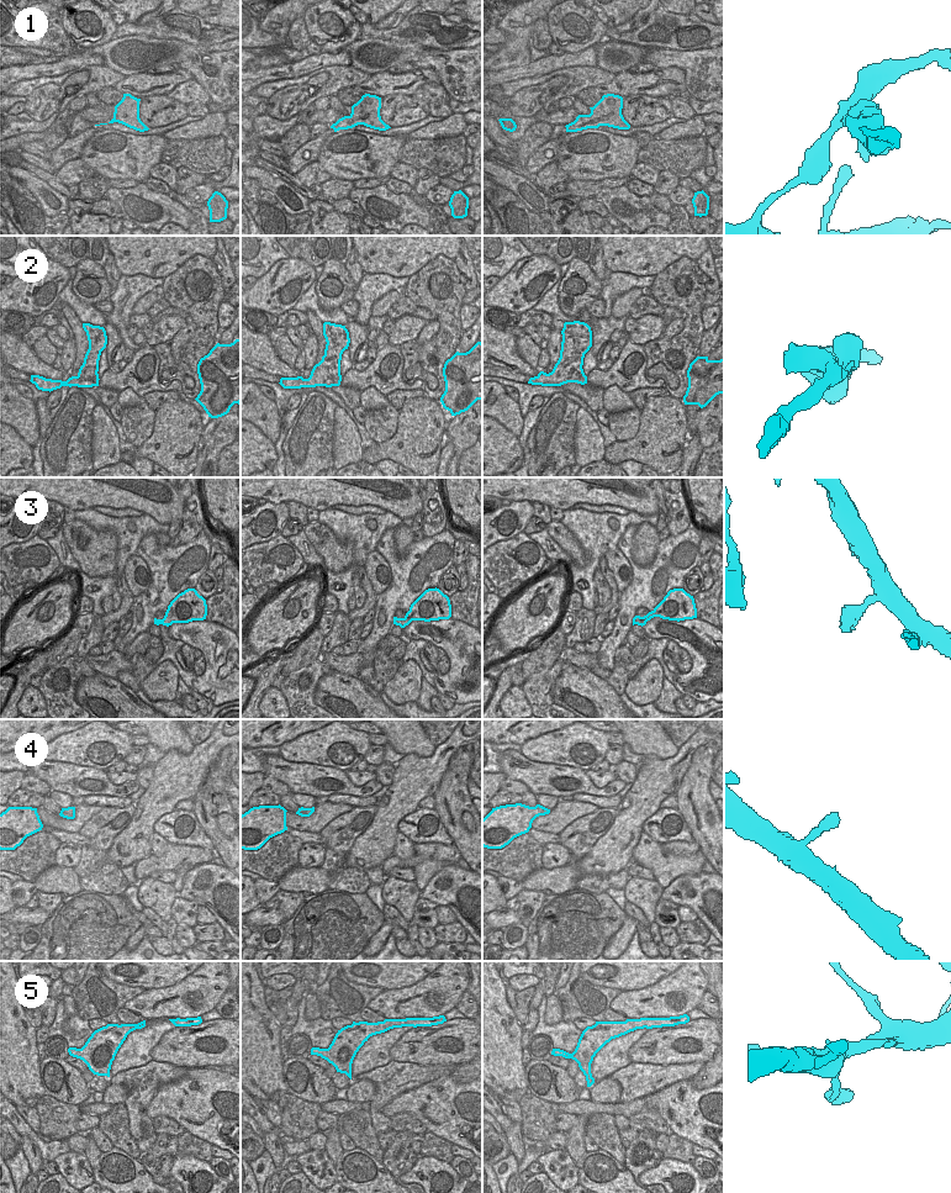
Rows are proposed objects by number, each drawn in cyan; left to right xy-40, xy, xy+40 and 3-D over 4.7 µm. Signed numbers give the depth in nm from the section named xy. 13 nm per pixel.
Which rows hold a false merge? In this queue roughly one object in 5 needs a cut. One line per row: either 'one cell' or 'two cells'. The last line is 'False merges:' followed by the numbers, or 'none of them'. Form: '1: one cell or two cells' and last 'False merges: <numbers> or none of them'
1: two cells
2: one cell
3: one cell
4: one cell
5: one cell
False merges: 1

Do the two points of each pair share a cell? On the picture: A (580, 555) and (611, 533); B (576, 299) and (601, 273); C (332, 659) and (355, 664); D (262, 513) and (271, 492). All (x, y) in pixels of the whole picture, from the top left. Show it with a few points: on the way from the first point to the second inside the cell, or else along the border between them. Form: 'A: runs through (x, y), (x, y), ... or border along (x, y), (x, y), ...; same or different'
A: border along (568, 528), (587, 555), (584, 566); different
B: border along (587, 262), (591, 270), (602, 281); different
C: runs through (338, 663), (349, 664); same
D: border along (267, 500), (273, 503), (285, 502); different

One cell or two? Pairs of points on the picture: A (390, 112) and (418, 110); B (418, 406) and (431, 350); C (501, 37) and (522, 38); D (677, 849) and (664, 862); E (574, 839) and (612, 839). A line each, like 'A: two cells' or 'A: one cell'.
A: one cell
B: two cells
C: two cells
D: two cells
E: two cells

